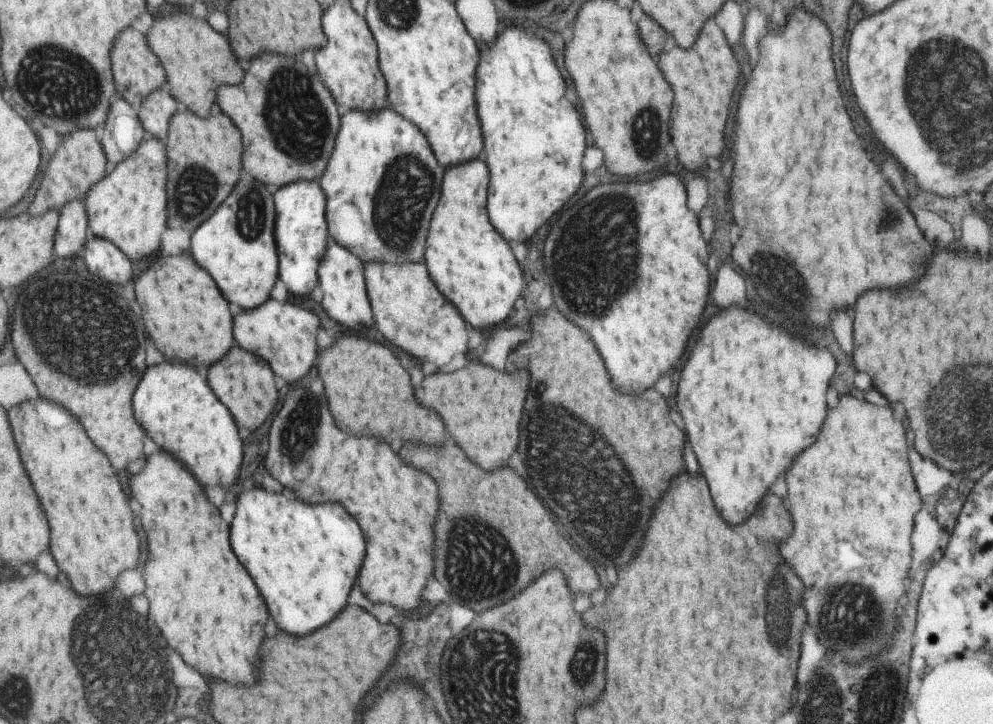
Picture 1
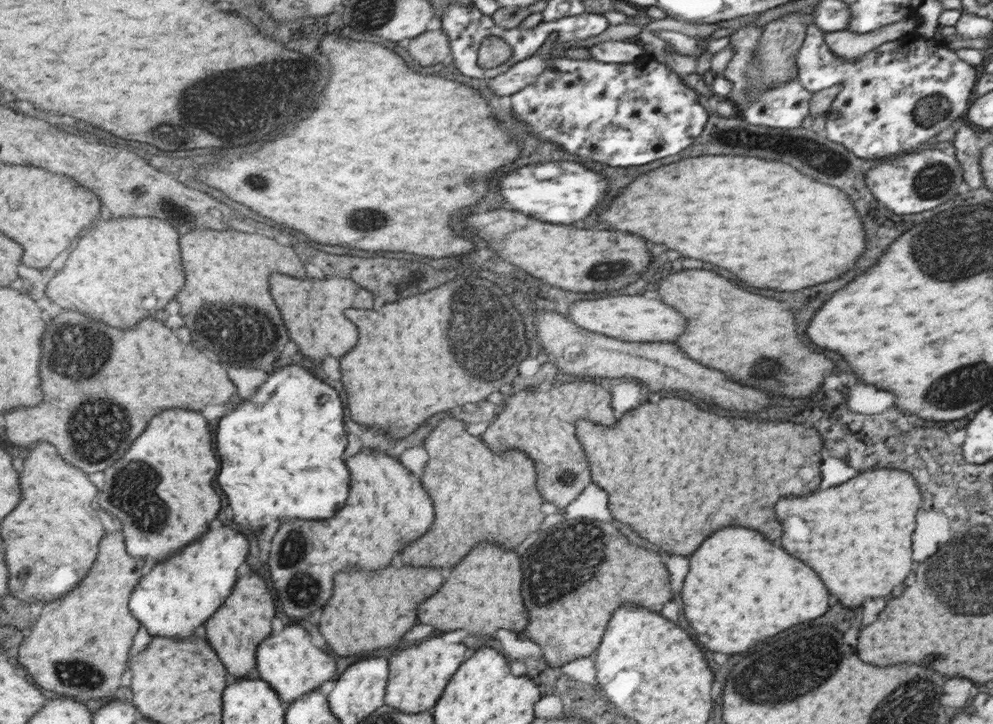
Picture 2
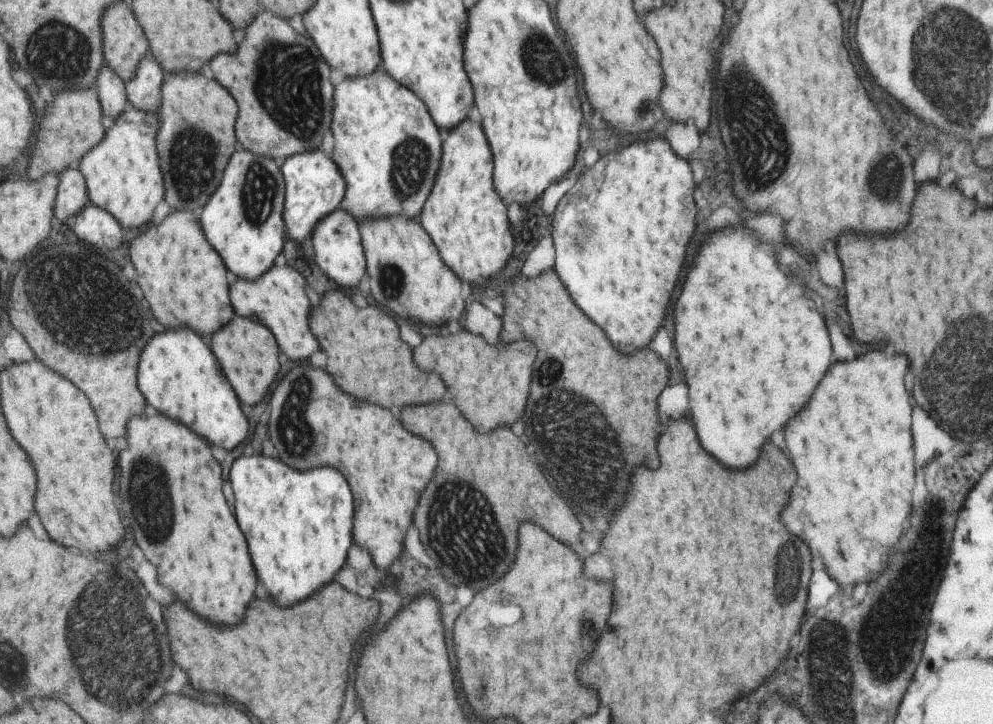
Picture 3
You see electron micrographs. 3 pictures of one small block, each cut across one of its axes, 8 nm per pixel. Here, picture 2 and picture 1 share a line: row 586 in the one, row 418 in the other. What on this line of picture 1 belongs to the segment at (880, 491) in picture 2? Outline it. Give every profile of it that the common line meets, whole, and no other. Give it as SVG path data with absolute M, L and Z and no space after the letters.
M844 396L840 406L830 408L830 418L826 418L826 426L822 426L818 442L798 456L790 474L786 474L786 484L790 514L794 514L796 548L782 546L782 554L786 554L786 562L790 562L790 566L802 574L802 582L806 582L806 598L802 598L802 602L806 602L806 612L810 614L808 622L814 628L816 638L828 652L838 654L844 662L858 664L878 654L878 650L884 650L898 628L894 610L898 598L906 592L904 578L908 576L912 558L910 534L914 516L922 508L922 500L914 488L908 466L902 422L892 416L890 408L860 402L854 396Z

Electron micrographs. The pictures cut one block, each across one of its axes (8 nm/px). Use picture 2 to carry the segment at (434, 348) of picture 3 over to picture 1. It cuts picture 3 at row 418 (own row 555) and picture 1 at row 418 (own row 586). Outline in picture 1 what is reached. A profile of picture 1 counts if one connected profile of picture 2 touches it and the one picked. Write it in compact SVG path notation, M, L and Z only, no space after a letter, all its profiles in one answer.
M470 364L454 374L425 377L423 386L416 389L416 400L421 406L432 408L440 414L448 426L448 432L476 466L482 466L484 470L496 470L506 466L506 460L518 446L518 424L528 392L528 380L528 372L524 370L504 374L490 366Z

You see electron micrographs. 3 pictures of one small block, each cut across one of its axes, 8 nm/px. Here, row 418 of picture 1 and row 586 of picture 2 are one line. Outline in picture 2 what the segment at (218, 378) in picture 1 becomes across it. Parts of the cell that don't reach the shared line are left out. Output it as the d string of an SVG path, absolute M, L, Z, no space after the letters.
M250 576L242 578L238 582L238 594L230 598L230 604L210 620L208 628L208 638L214 646L214 650L226 660L226 666L230 668L230 674L236 678L246 678L252 676L254 668L258 668L258 648L264 640L268 640L274 632L274 620L276 620L278 608L276 608L276 598L270 592L266 580L262 576Z

